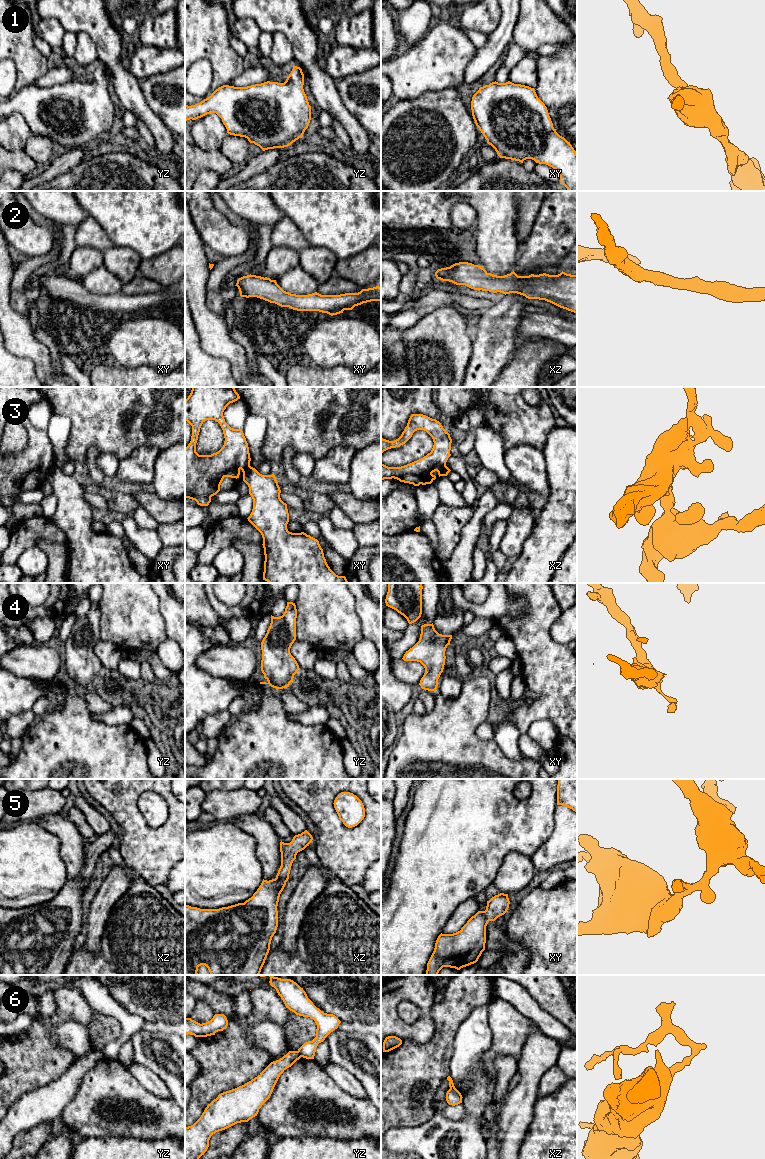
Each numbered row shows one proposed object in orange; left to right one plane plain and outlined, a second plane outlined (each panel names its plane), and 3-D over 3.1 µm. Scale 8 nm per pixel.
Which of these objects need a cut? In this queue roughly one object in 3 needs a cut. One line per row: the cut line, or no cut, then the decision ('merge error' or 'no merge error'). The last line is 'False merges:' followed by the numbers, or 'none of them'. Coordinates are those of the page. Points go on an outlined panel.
1: no cut | no merge error
2: no cut | no merge error
3: xy (249, 465), (243, 474) | merge error
4: no cut | no merge error
5: no cut | no merge error
6: yz (297, 1051), (301, 1056) | merge error
False merges: 3, 6

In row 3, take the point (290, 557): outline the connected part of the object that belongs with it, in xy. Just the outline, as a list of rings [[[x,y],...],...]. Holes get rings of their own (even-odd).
[[[249,466],[243,474],[243,481],[248,485],[253,499],[253,509],[247,519],[263,538],[263,580],[268,583],[348,583],[345,576],[338,576],[330,569],[317,539],[304,532],[288,531],[287,504],[280,498],[281,490],[274,474],[262,475]]]

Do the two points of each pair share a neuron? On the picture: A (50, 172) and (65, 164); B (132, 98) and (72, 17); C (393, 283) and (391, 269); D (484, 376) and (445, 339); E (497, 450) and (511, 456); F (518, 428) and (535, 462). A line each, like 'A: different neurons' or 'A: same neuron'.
A: same neuron
B: same neuron
C: same neuron
D: different neurons
E: different neurons
F: different neurons

